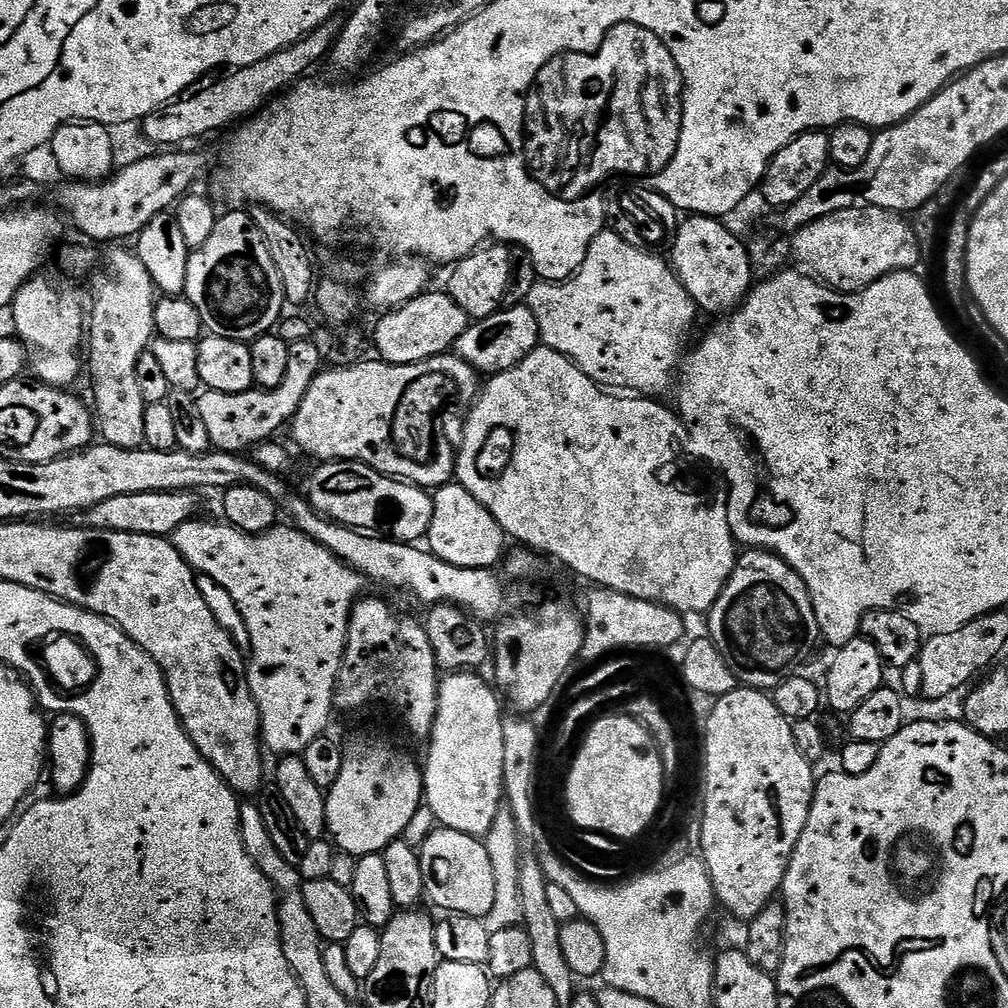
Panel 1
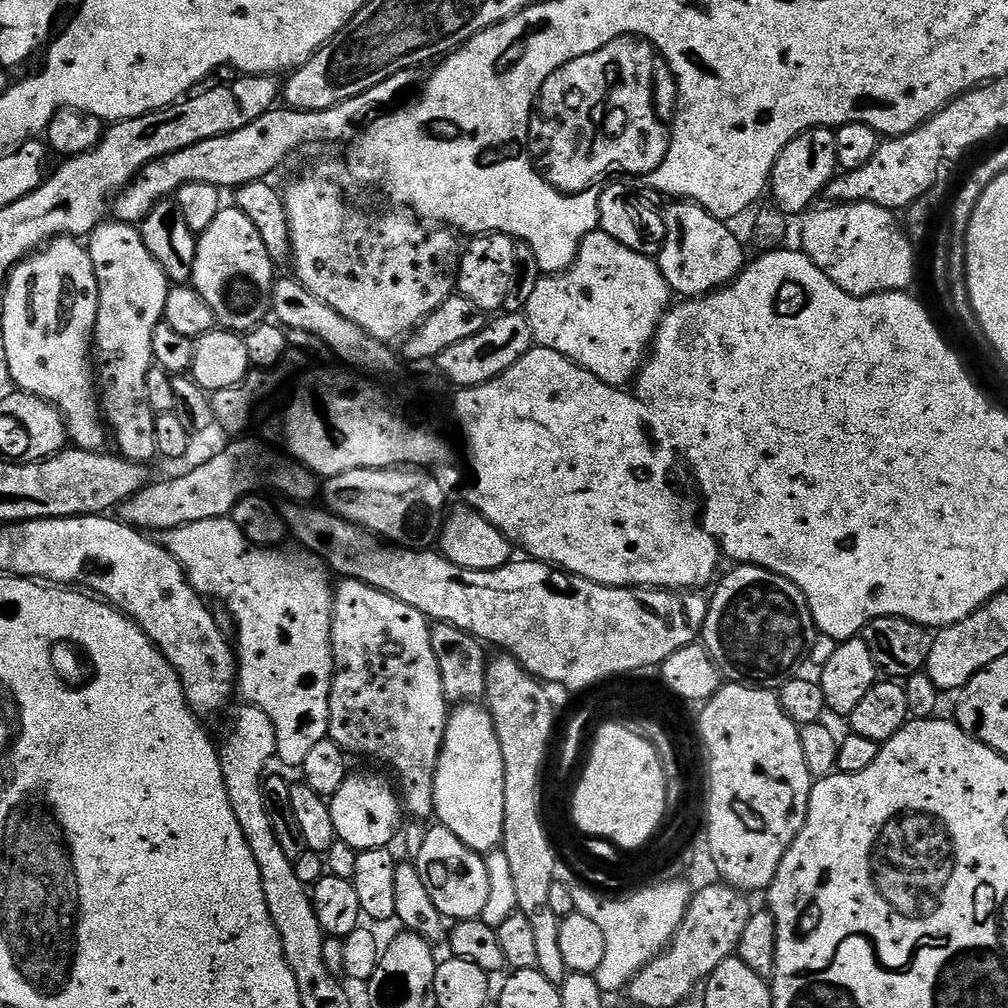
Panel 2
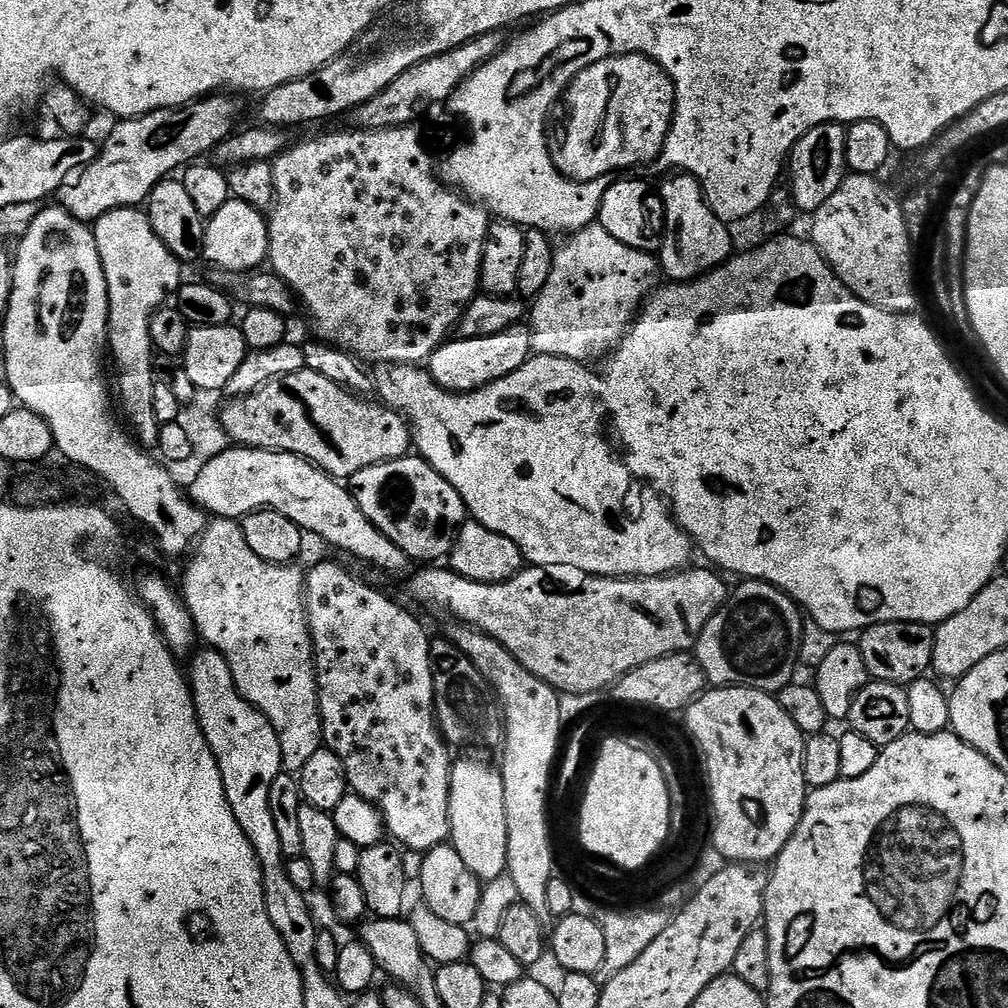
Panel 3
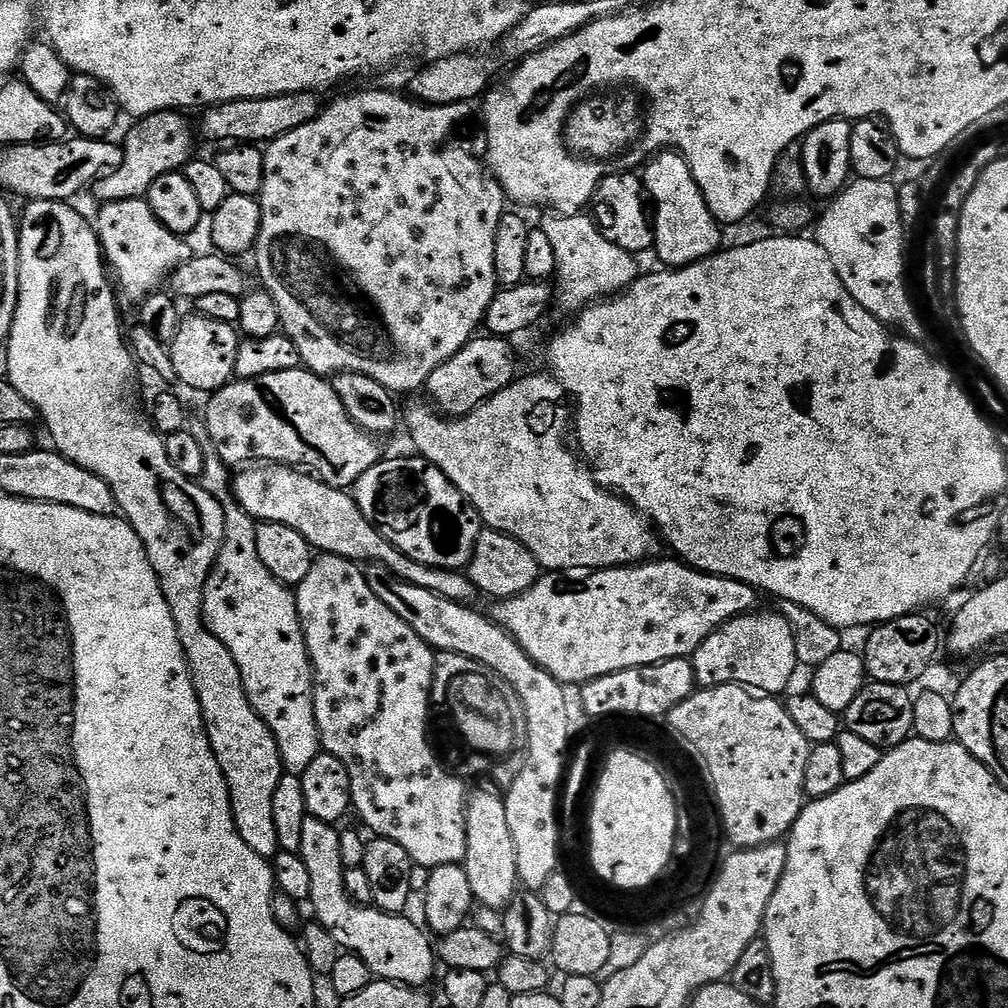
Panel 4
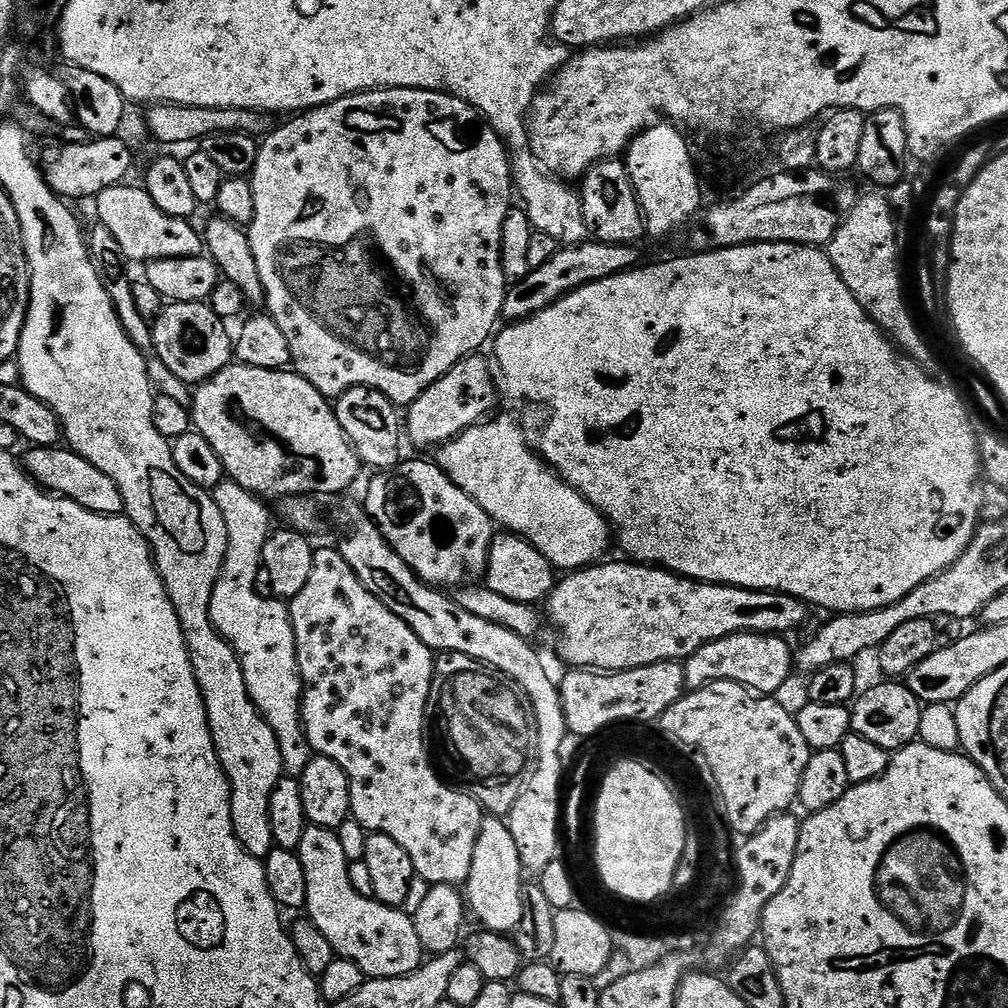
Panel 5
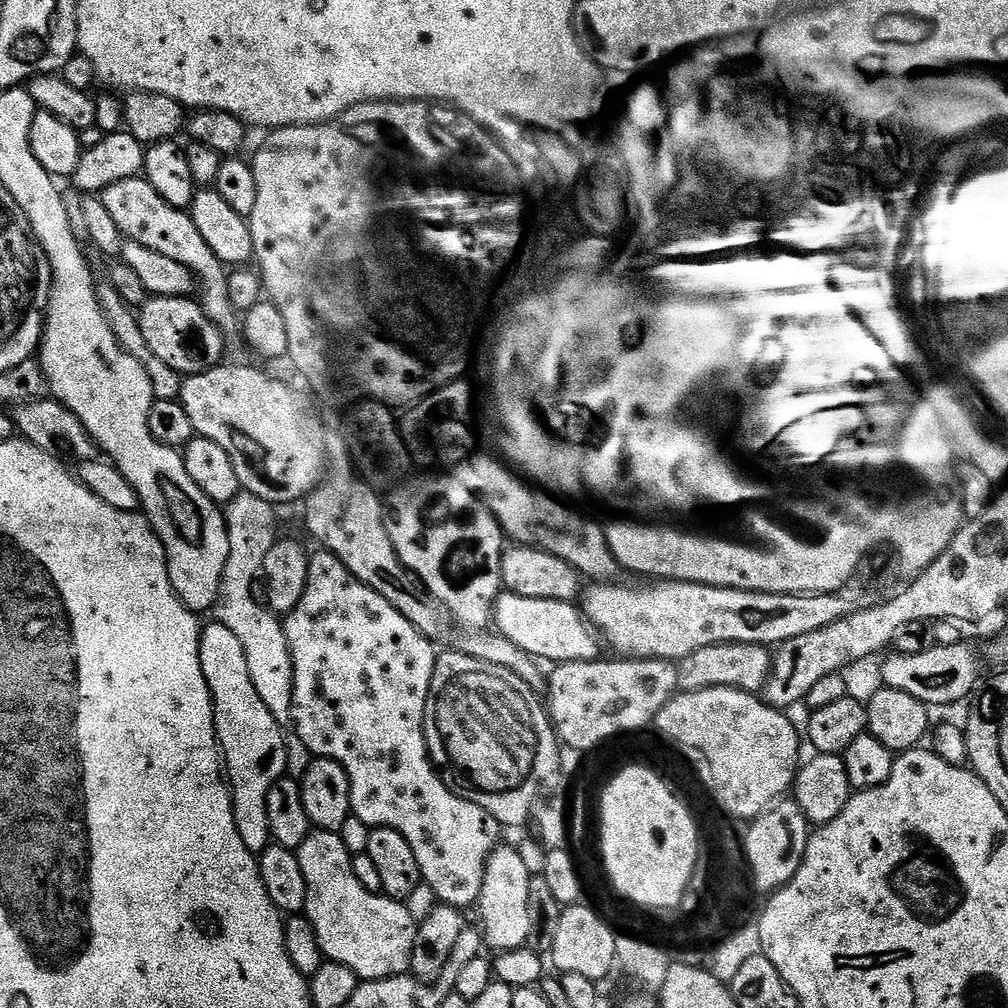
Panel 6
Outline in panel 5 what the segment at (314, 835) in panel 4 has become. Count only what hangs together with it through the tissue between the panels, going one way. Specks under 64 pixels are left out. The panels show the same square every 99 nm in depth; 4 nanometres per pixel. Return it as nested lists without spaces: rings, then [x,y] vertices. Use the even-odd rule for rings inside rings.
[[[309,826],[298,849],[306,870],[306,916],[330,938],[330,946],[342,960],[354,962],[365,977],[389,980],[420,971],[426,953],[420,944],[416,921],[409,913],[391,908],[381,900],[358,894],[350,882],[350,861],[342,850],[339,835],[331,828]]]

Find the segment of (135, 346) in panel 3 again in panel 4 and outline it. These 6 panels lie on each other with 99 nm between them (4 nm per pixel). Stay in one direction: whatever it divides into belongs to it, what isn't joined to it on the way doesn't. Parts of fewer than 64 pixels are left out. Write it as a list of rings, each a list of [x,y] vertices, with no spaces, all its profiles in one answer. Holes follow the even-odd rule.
[[[147,199],[119,200],[118,202],[104,204],[101,209],[101,212],[96,216],[96,220],[94,219],[96,235],[100,238],[100,247],[107,267],[114,273],[114,280],[118,288],[118,283],[120,283],[121,289],[119,288],[119,291],[121,293],[124,291],[133,302],[145,300],[147,296],[151,296],[167,281],[170,275],[168,260],[183,262],[192,259],[194,249],[188,245],[189,241],[185,237],[175,236],[170,230],[166,230],[162,226],[162,222],[158,222],[158,218],[154,218],[154,210],[150,210]]]

